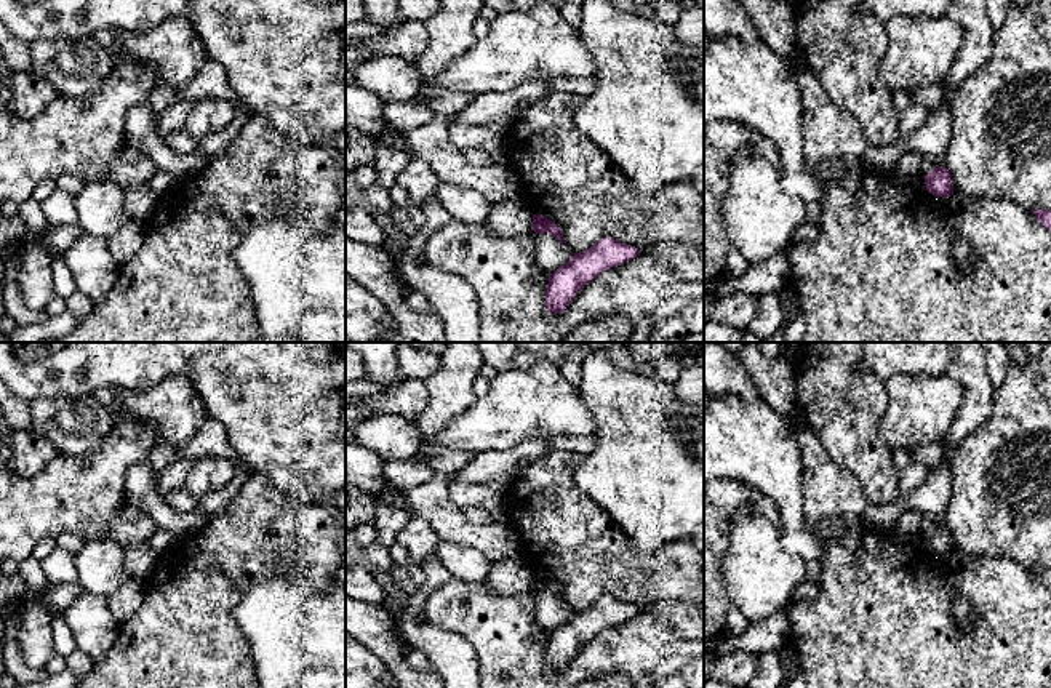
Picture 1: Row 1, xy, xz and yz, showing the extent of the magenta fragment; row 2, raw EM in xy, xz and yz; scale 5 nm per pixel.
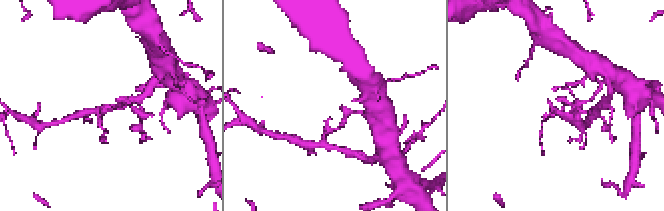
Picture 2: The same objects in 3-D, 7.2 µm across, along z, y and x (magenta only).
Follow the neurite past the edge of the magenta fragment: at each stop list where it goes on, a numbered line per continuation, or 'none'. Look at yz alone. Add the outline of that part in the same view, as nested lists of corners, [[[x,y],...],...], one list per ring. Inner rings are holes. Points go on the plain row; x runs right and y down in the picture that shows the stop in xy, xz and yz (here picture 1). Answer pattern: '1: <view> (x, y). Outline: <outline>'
none

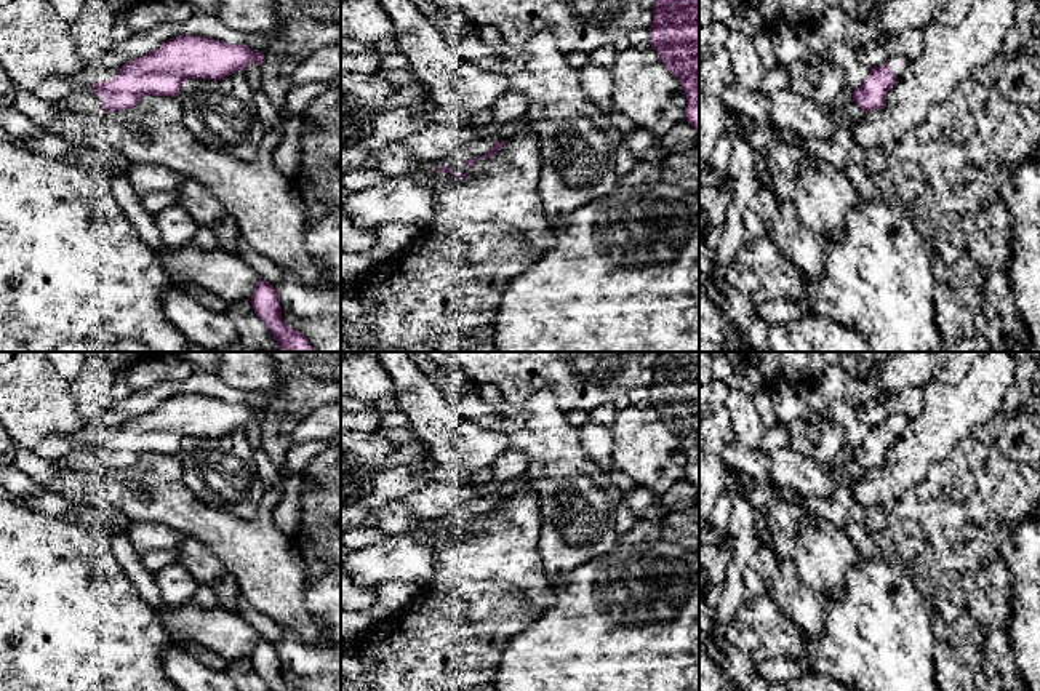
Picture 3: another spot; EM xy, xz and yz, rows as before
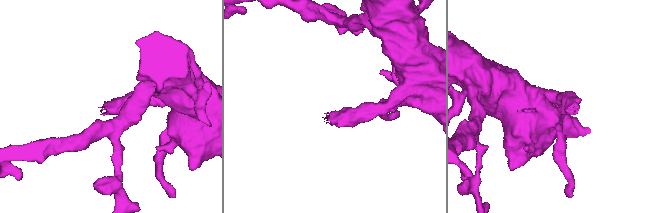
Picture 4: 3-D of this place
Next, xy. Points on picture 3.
1: xy (84, 458). Outline: [[[78,446],[59,461],[61,467],[75,472],[99,472],[102,469],[102,457],[93,446]]]

